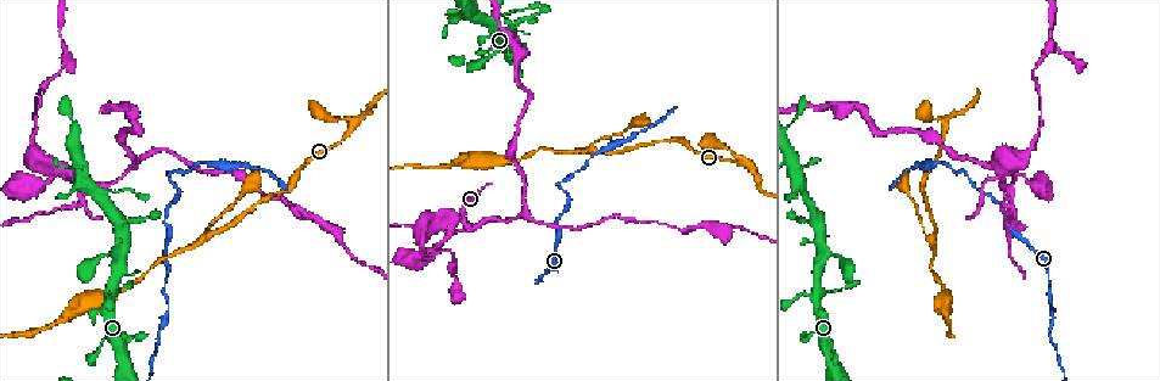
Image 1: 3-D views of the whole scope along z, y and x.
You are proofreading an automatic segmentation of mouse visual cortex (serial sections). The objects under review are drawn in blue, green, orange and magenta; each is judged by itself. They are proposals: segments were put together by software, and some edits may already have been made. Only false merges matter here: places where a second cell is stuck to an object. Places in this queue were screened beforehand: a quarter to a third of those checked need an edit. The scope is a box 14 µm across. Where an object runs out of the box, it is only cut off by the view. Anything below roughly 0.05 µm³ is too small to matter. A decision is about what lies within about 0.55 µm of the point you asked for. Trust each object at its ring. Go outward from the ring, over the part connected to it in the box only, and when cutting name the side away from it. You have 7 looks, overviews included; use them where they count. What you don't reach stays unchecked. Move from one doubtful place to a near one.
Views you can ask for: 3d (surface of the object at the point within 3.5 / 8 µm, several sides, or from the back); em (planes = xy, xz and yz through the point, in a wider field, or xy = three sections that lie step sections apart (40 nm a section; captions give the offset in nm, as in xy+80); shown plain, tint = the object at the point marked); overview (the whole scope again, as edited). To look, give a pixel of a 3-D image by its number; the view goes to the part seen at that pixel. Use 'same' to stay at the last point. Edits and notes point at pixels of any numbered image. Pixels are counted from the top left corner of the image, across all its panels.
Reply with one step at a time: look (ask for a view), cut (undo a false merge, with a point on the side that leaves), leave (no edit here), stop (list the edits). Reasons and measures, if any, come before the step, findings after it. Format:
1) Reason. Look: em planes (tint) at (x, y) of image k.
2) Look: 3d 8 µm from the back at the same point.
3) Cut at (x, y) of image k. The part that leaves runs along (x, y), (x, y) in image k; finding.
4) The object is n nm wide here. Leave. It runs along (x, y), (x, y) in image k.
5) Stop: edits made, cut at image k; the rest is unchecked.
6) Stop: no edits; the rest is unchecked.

Abrupt turn. Look: 3d 3.5 µm at (169, 177) of image 1.

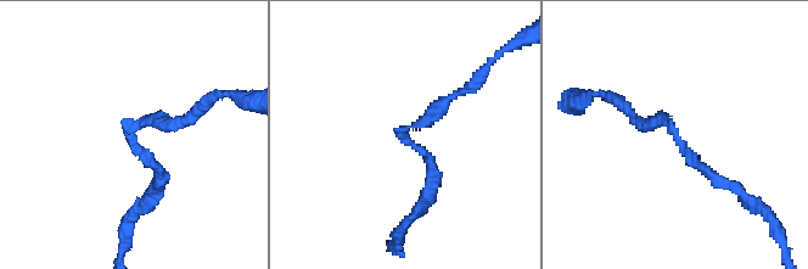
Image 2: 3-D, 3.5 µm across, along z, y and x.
The arms are 150, 150 nm wide; now the EM. Look: em xy step 3 (tint) at (405, 135) of image 2.

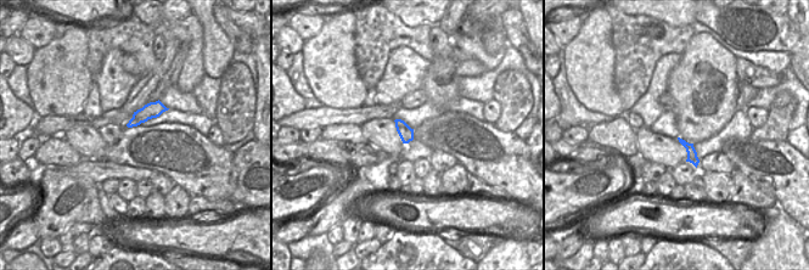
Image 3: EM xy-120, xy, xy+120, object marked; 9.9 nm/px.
Cut at (436, 105) of image 2. The part that leaves runs along (407, 129), (466, 89), (497, 57) in image 2; two cells meet here.

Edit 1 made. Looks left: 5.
Redraw. Look: overview.

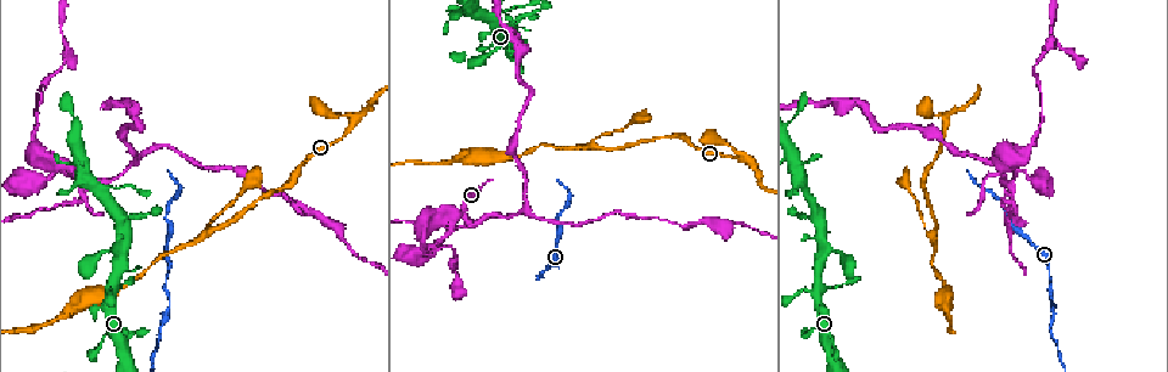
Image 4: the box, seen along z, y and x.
Side arm on a straight run. Look: 3d 3.5 µm at (203, 233) of image 4.

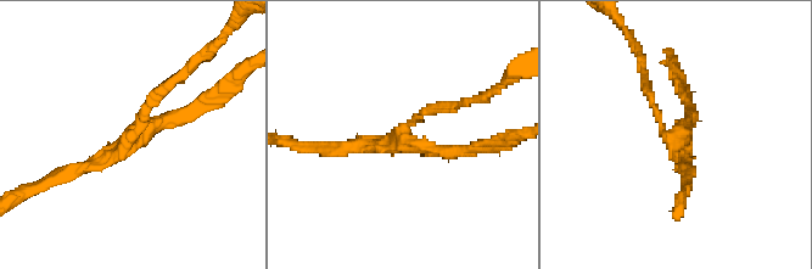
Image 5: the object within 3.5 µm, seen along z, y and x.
Look: em xy step 1 (tint) at (403, 140) of image 5.

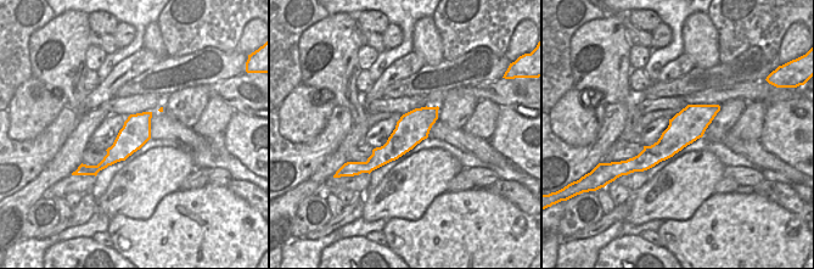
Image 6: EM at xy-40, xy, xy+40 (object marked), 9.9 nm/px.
The arms are 150, 150, 200 nm wide. Leave. It runs along (200, 105), (66, 172) in image 5; all the same cell.

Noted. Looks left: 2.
Four or more arms meet. Look: 3d 3.5 µm at (1003, 169) of image 4.

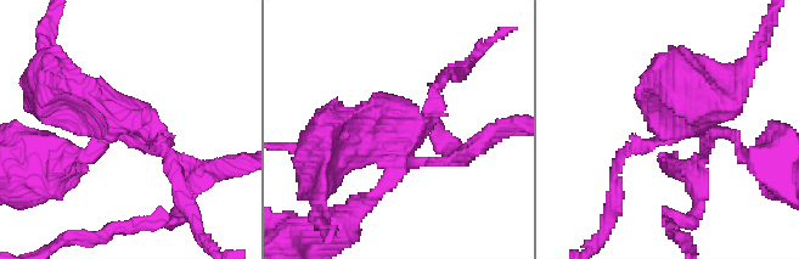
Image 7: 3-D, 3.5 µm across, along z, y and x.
Look: em xy step 1 (tint) at (139, 126) of image 7.

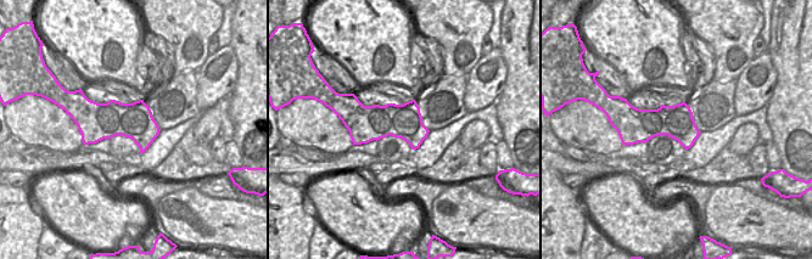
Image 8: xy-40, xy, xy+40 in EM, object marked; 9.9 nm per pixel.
Cut at (85, 152) of image 7. The part that leaves runs along (410, 162), (462, 158), (506, 130) in image 7; two cells meet here.

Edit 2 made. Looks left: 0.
Stop: edits made, cut at image 2, cut at image 7; the rest is unchecked.

